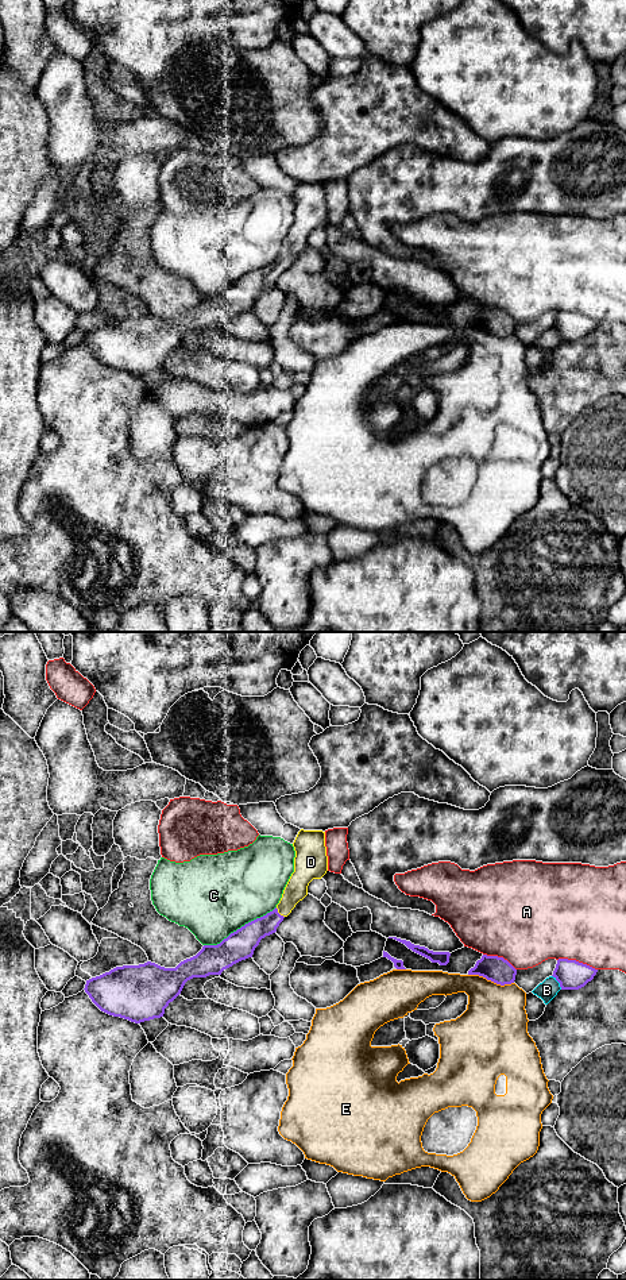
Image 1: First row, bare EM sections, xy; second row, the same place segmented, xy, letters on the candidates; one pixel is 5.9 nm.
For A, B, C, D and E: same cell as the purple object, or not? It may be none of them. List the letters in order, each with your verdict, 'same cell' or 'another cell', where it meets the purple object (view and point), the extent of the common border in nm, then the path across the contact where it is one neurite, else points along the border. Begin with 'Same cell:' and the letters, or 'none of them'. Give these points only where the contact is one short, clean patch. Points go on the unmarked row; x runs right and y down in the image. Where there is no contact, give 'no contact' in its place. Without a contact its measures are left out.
Same cell: D
A: another cell | xy (578, 313) | 240 nm
B: another cell | xy (557, 332) | 110 nm
C: another cell | xy (240, 280) | 500 nm
D: same cell | xy (278, 265) | 80 nm | across xy (246, 290), (278, 265), (296, 242)
E: another cell | xy (491, 332) | 280 nm

